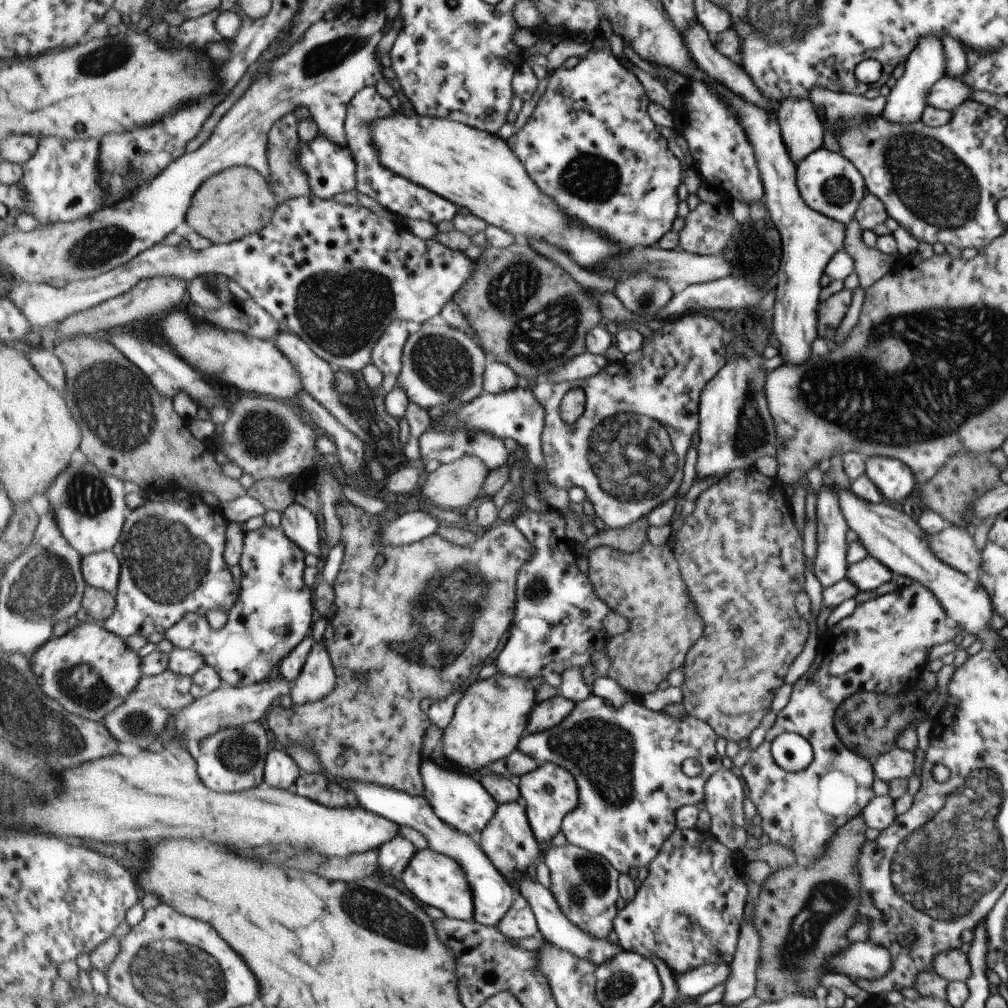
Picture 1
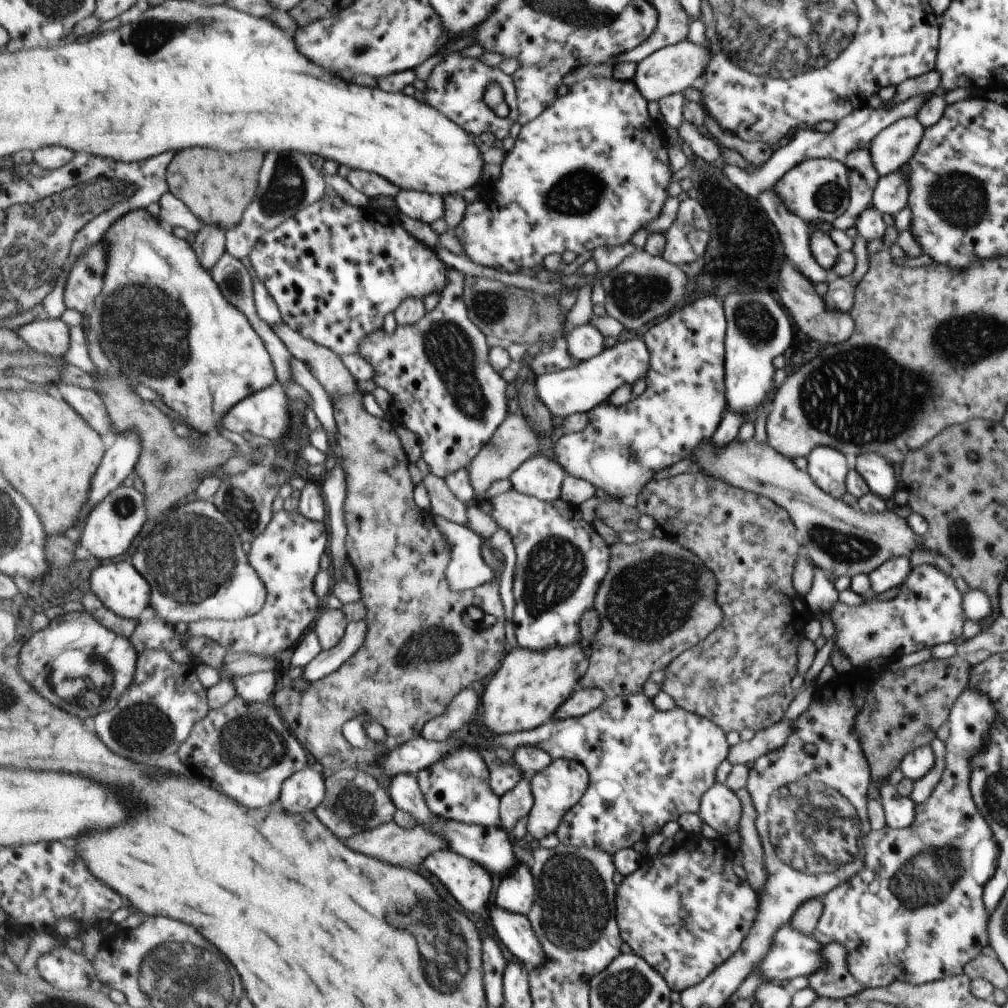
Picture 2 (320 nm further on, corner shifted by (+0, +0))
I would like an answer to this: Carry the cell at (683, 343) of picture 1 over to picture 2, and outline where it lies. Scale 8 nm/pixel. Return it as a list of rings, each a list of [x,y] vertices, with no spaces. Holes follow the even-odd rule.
[[[705,296],[705,298],[697,298],[692,303],[685,304],[673,314],[663,317],[647,327],[641,336],[641,340],[647,343],[649,353],[649,368],[644,376],[645,390],[637,399],[630,399],[629,402],[619,407],[613,406],[609,401],[606,401],[599,406],[596,406],[592,411],[587,413],[589,424],[579,432],[564,434],[553,446],[551,454],[555,460],[566,470],[569,475],[576,476],[580,479],[585,479],[594,484],[597,488],[604,490],[604,496],[609,499],[618,499],[625,496],[637,496],[638,492],[643,490],[644,484],[649,482],[651,478],[661,476],[661,471],[683,458],[689,458],[693,450],[699,447],[701,443],[709,441],[716,428],[723,418],[723,412],[727,409],[728,404],[725,398],[725,388],[723,388],[723,332],[727,330],[727,321],[723,320],[723,312],[721,312],[721,302],[715,300],[713,296]]]

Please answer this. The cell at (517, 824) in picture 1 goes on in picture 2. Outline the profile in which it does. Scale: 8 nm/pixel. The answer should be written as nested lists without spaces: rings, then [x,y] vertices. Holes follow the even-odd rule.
[[[523,776],[513,790],[501,797],[502,827],[509,830],[521,818],[527,819],[535,801],[532,780]]]

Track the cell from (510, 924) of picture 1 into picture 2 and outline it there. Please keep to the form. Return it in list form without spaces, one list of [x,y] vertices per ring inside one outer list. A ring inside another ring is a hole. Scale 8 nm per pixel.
[[[517,862],[496,890],[496,906],[528,916],[536,902],[537,892],[532,868]]]

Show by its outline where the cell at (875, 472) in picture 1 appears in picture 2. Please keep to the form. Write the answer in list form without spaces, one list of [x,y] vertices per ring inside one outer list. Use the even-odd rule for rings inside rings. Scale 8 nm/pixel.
[[[875,453],[859,454],[852,459],[852,466],[868,484],[871,493],[885,500],[895,492],[895,472],[882,456]]]

